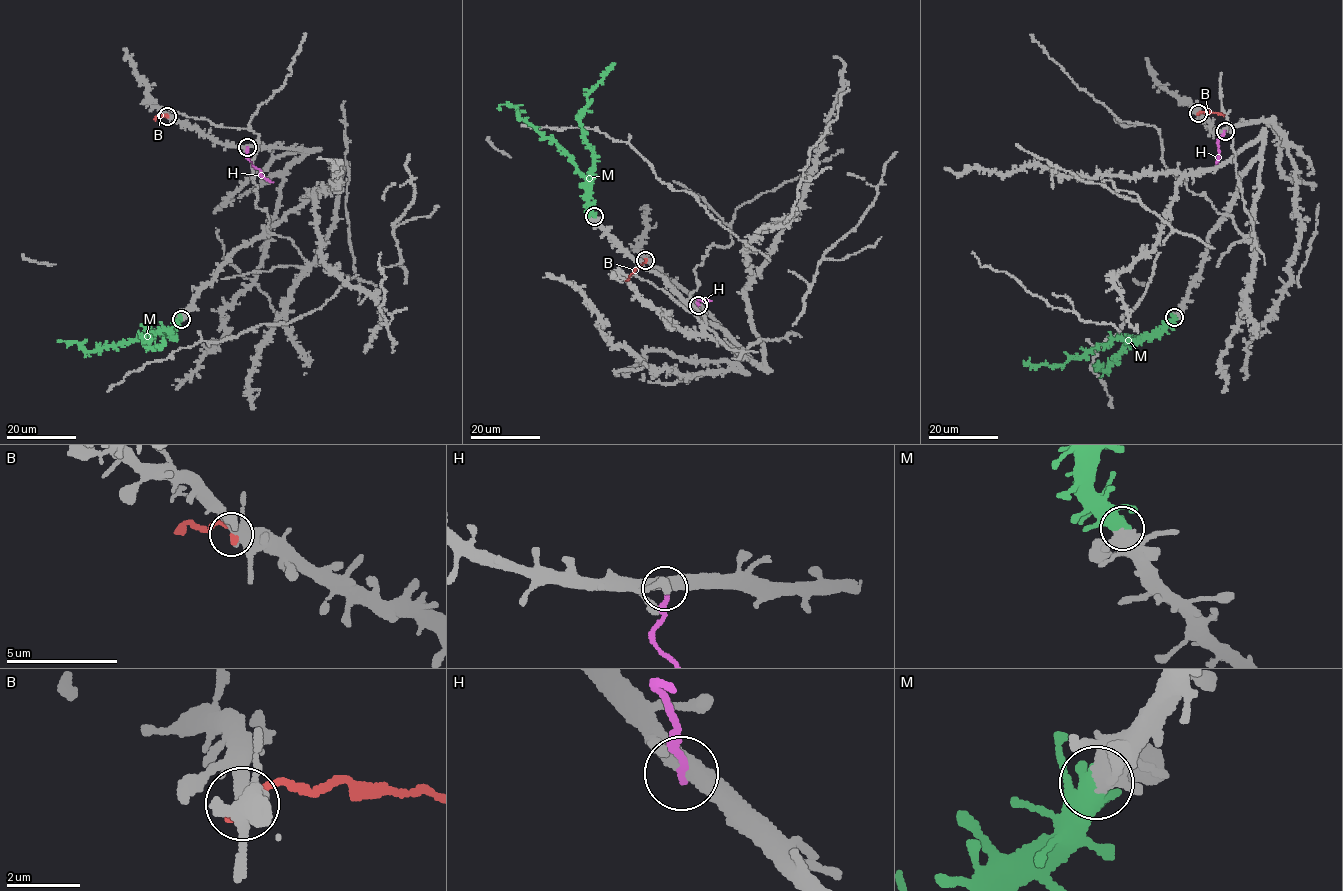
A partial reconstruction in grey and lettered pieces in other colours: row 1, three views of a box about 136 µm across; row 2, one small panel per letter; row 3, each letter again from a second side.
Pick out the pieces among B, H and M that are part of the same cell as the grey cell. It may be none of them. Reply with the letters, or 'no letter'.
M

